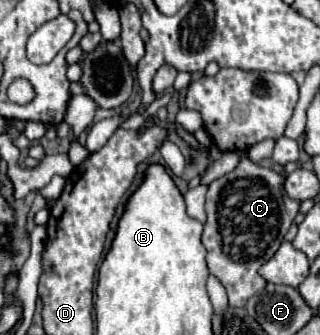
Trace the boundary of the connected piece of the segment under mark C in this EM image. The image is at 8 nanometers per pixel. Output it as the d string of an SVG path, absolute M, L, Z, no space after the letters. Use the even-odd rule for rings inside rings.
M243 157L235 171L215 179L209 185L205 207L207 207L207 223L203 229L203 245L207 249L207 267L225 285L229 305L243 307L251 295L255 295L265 287L267 281L257 271L279 249L287 229L291 227L295 215L299 213L299 201L293 201L283 193L283 177L277 171L261 167Z

